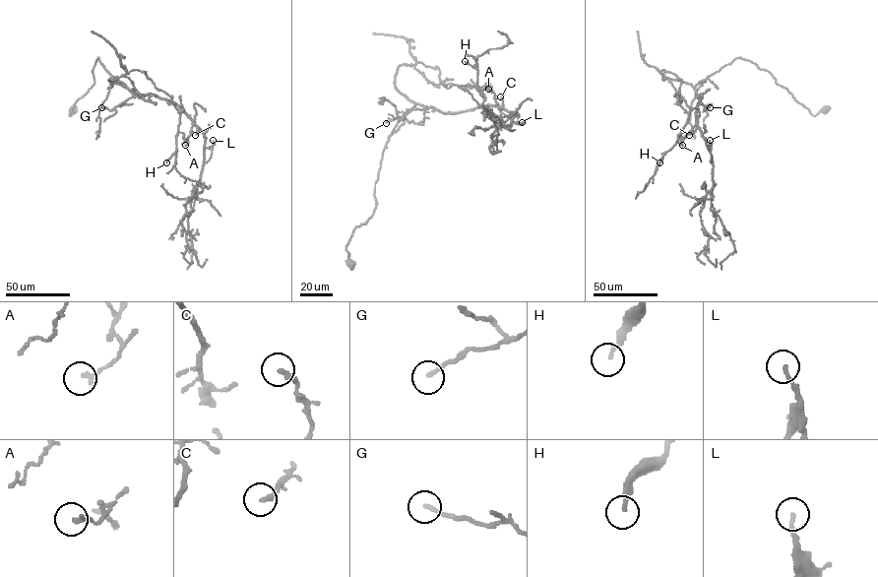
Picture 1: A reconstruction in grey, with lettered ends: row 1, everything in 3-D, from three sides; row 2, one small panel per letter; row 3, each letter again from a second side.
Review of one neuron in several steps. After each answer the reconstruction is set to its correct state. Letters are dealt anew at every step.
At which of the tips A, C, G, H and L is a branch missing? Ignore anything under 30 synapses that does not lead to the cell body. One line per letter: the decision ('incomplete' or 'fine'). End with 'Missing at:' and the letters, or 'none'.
A: fine
C: fine
G: fine
H: fine
L: fine
Missing at: none

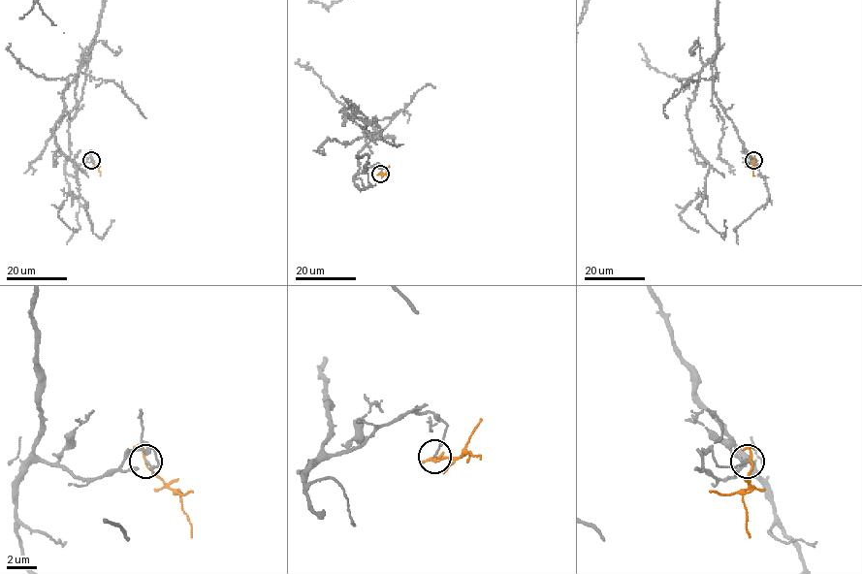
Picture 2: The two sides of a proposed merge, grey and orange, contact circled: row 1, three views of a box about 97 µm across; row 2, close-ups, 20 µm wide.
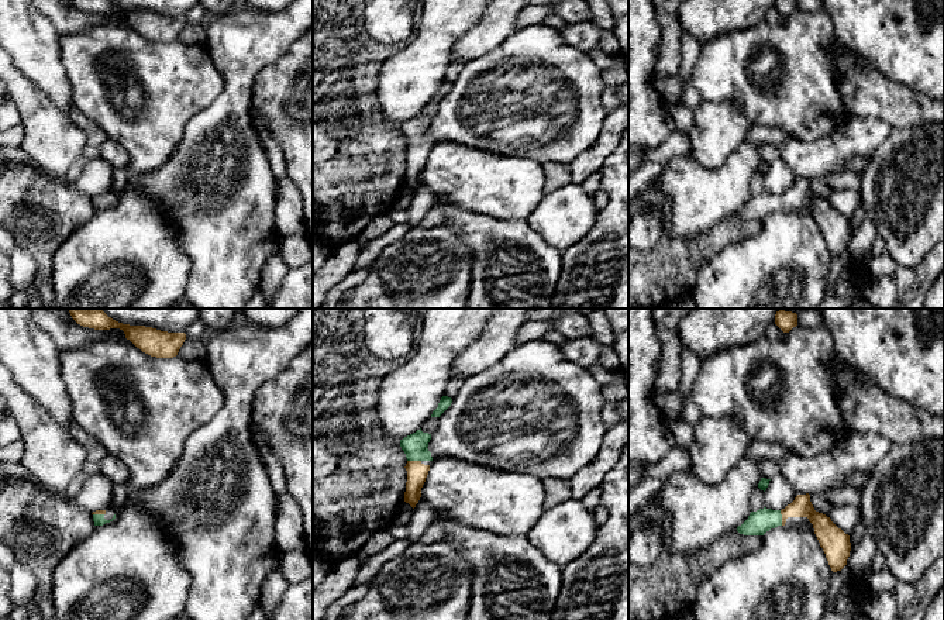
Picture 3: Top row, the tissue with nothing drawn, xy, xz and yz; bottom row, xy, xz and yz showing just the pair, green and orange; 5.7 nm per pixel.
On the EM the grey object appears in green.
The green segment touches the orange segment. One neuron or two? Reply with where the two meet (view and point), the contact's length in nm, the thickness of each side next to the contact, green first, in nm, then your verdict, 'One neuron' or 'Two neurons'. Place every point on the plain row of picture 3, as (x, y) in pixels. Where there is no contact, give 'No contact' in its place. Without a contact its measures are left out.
Touches green at yz (781, 202). Shared border 90 nm. Thickness 140 nm (green) against 120 nm. One neuron

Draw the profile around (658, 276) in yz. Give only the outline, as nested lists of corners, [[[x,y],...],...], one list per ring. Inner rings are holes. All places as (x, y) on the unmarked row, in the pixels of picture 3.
[[[733,214],[697,237],[682,238],[679,244],[664,237],[657,247],[644,251],[634,249],[628,242],[628,309],[664,309],[676,303],[681,296],[692,293],[702,262],[719,254],[724,247],[758,234],[761,227],[762,220],[744,220]]]

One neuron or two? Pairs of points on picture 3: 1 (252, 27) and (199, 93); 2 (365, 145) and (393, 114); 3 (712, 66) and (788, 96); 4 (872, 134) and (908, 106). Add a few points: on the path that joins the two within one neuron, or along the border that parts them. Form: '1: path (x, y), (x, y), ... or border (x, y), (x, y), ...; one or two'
1: border (205, 47), (223, 79), (223, 90), (213, 102); two
2: border (375, 90), (383, 117), (389, 123), (399, 124); two
3: path (730, 68), (760, 96), (769, 97); one
4: border (854, 114), (882, 119), (892, 127); two

